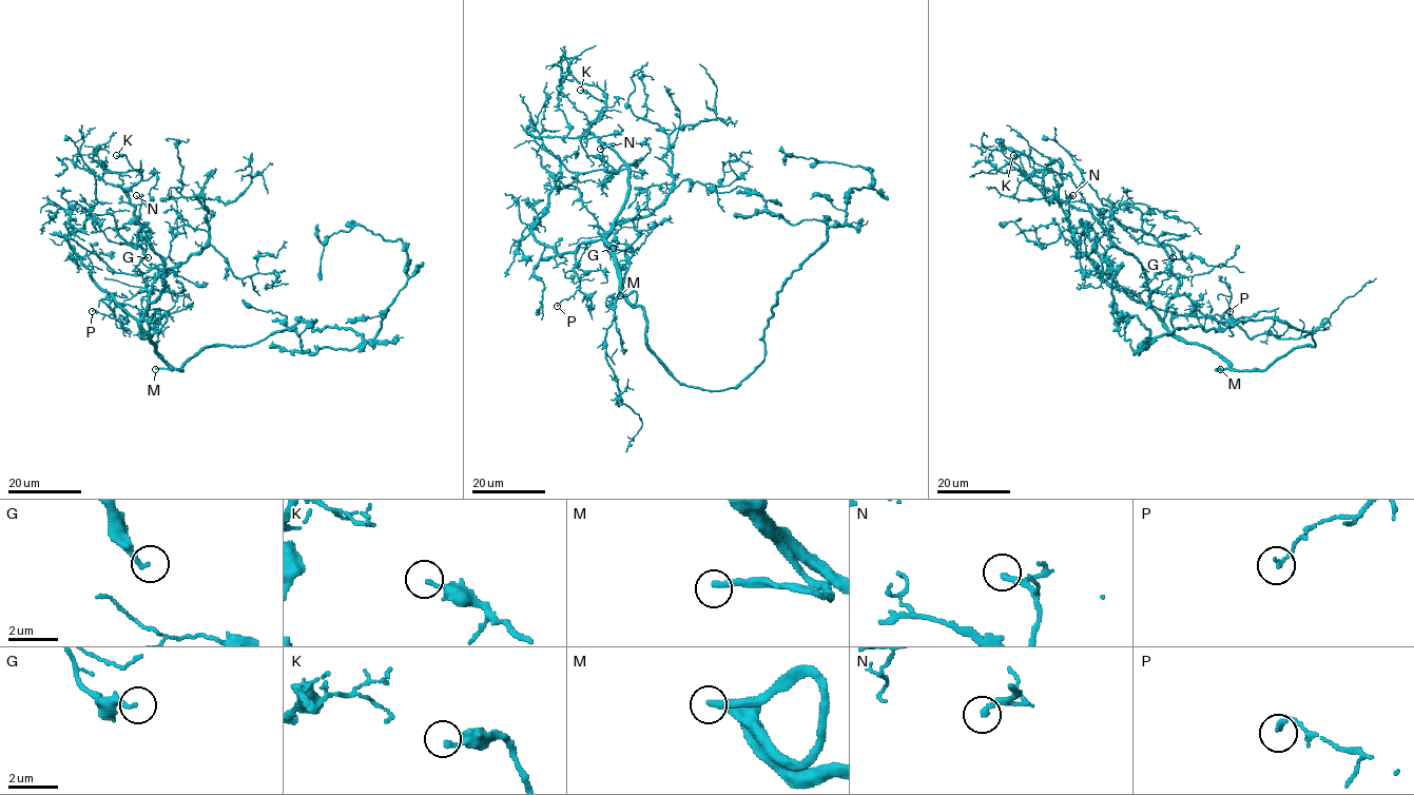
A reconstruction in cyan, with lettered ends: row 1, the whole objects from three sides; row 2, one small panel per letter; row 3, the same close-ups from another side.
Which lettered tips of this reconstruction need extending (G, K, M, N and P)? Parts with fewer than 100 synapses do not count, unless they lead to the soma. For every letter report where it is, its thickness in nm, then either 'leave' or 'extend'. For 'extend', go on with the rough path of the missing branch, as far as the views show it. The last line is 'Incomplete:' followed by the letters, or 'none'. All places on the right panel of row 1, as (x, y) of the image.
G: place (1173, 257); calibre 170 nm; leave
K: place (1013, 155); calibre 170 nm; leave
M: place (1220, 369); calibre 240 nm; extend; course (1220, 369), (1207, 380), (1175, 377), (1174, 399)
N: place (1072, 195); calibre 240 nm; leave
P: place (1230, 311); calibre 160 nm; leave
Incomplete: M

